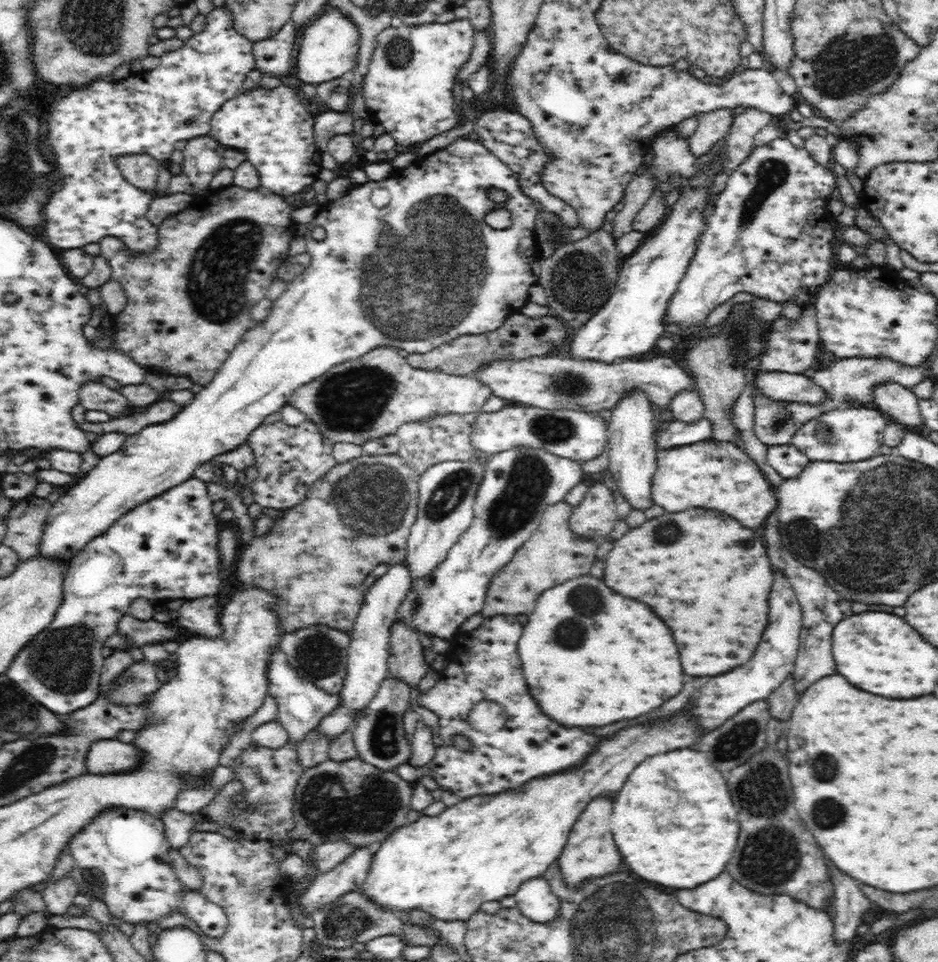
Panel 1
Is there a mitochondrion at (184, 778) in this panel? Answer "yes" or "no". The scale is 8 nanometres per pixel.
no

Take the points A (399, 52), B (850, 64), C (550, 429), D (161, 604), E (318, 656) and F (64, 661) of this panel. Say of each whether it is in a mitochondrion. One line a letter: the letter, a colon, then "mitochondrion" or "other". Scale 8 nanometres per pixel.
A: mitochondrion
B: mitochondrion
C: mitochondrion
D: other
E: mitochondrion
F: mitochondrion

